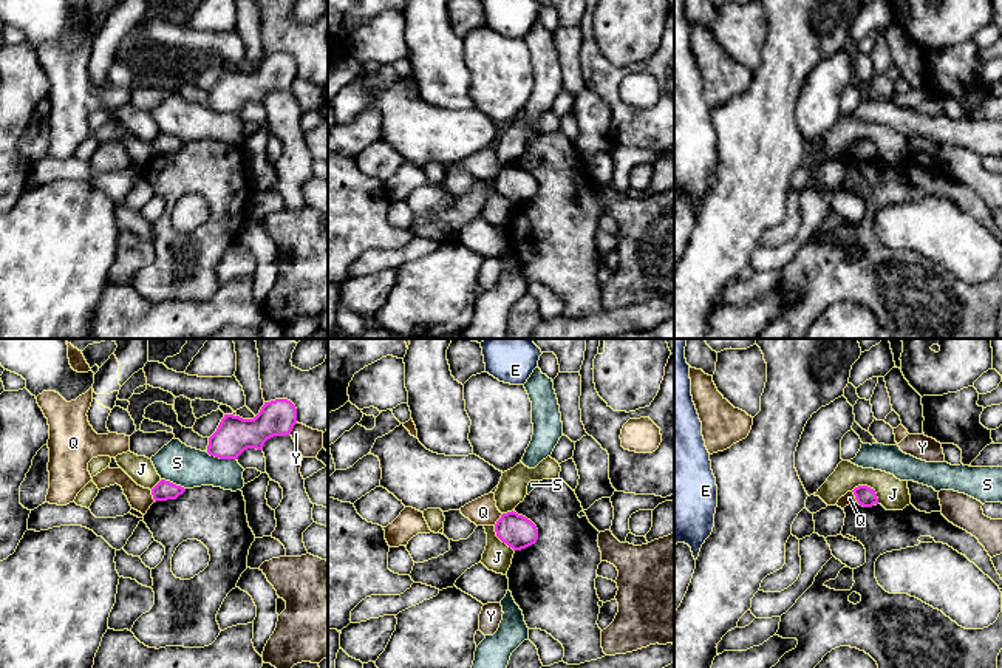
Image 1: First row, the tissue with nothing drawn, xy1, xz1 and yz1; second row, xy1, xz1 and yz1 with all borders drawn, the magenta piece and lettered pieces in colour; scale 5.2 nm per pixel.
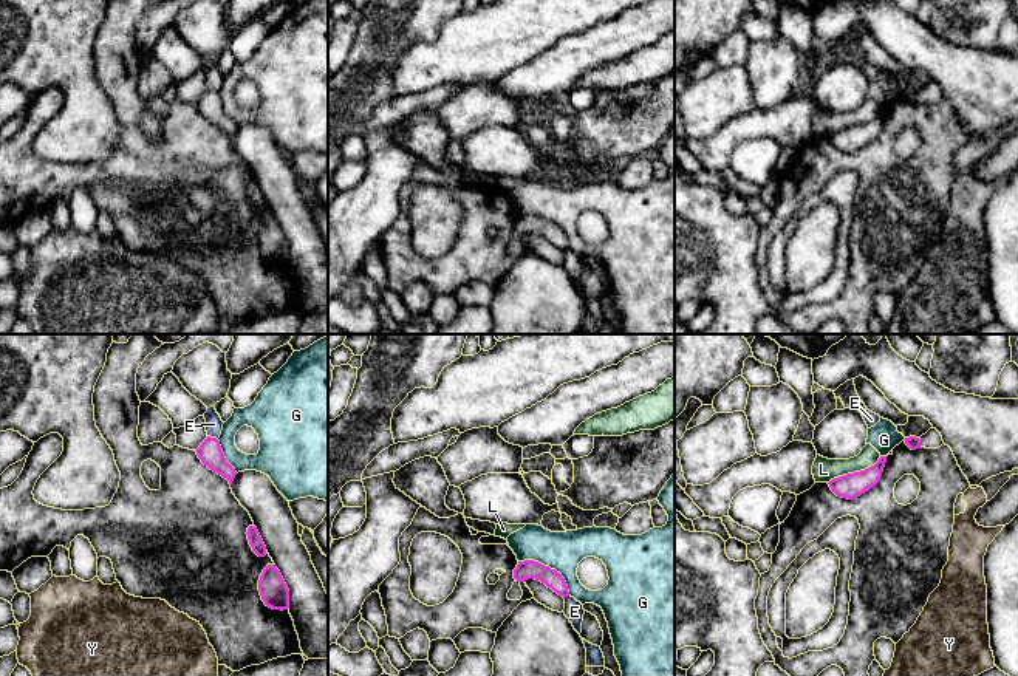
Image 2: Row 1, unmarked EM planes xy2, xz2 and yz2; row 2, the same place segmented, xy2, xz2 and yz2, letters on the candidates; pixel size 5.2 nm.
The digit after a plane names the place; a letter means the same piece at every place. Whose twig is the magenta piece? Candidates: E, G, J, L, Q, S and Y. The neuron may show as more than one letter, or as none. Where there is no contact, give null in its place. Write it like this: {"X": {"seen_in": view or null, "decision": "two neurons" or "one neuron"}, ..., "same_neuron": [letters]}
{"E": {"seen_in": "xy2", "decision": "two neurons"}, "G": {"seen_in": "xz2", "decision": "two neurons"}, "J": {"seen_in": "yz1", "decision": "two neurons"}, "L": {"seen_in": "yz2", "decision": "two neurons"}, "Q": {"seen_in": "xy1", "decision": "two neurons"}, "S": {"seen_in": "xy1", "decision": "two neurons"}, "Y": {"seen_in": "xy1", "decision": "two neurons"}, "same_neuron": []}

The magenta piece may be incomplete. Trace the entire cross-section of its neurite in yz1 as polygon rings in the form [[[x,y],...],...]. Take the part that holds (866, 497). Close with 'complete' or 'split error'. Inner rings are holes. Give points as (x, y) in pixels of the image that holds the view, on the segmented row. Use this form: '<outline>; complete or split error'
[[[858,486],[854,490],[855,499],[863,507],[872,507],[874,504],[878,504],[878,498],[874,489],[867,486]]]; complete

